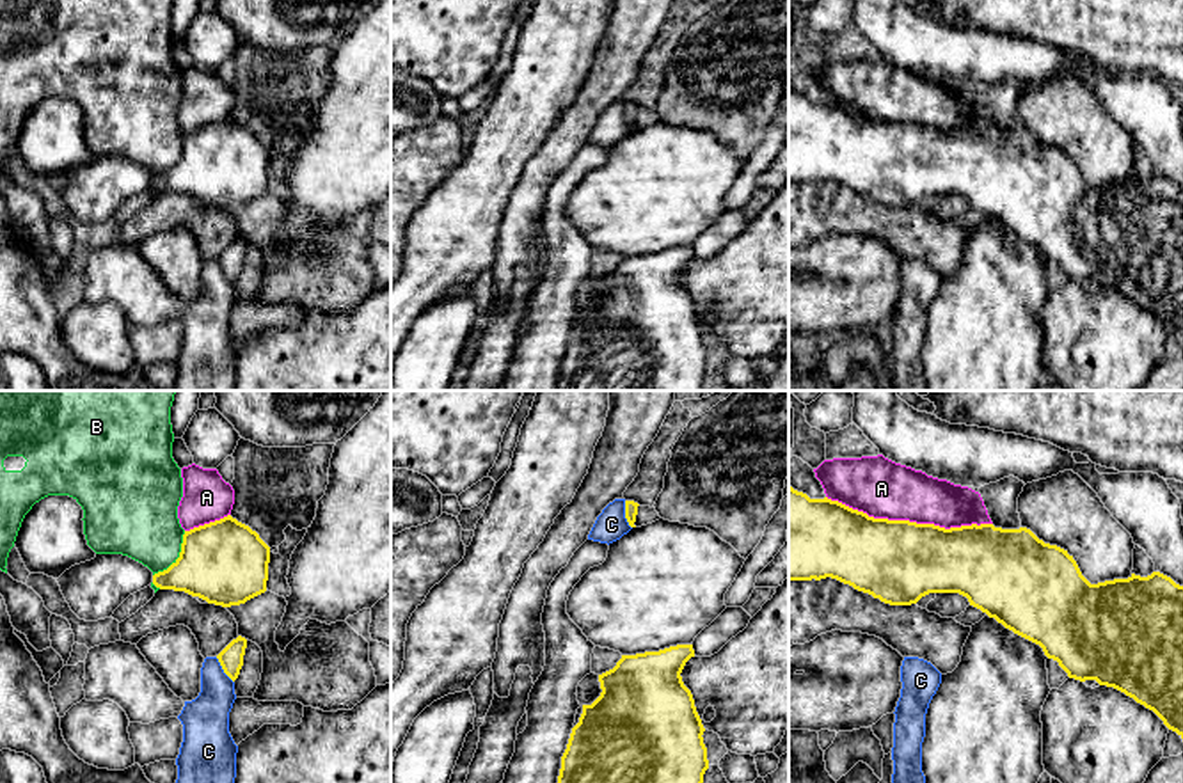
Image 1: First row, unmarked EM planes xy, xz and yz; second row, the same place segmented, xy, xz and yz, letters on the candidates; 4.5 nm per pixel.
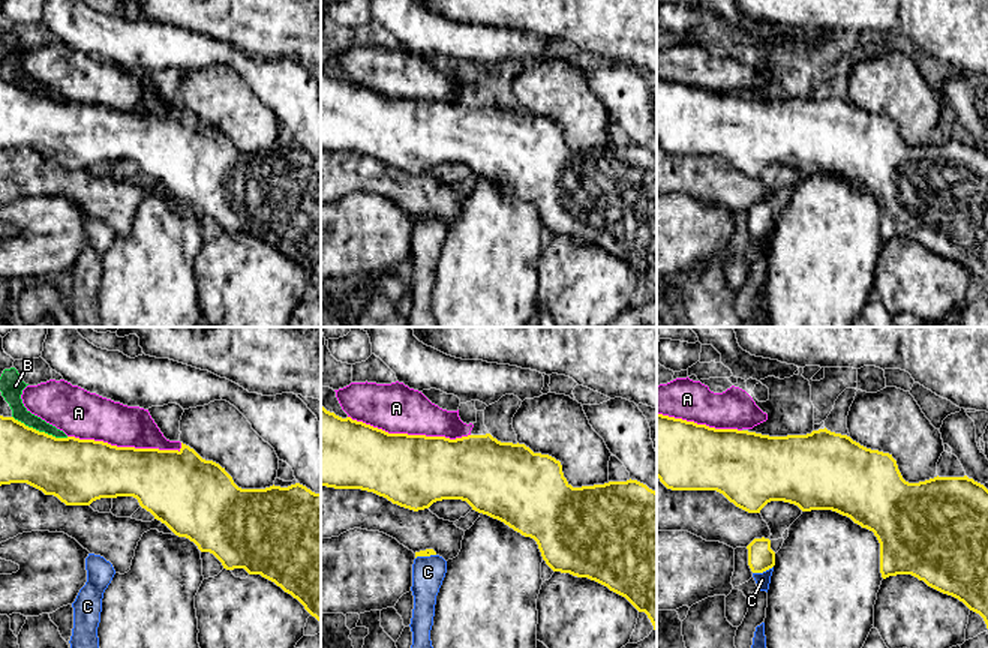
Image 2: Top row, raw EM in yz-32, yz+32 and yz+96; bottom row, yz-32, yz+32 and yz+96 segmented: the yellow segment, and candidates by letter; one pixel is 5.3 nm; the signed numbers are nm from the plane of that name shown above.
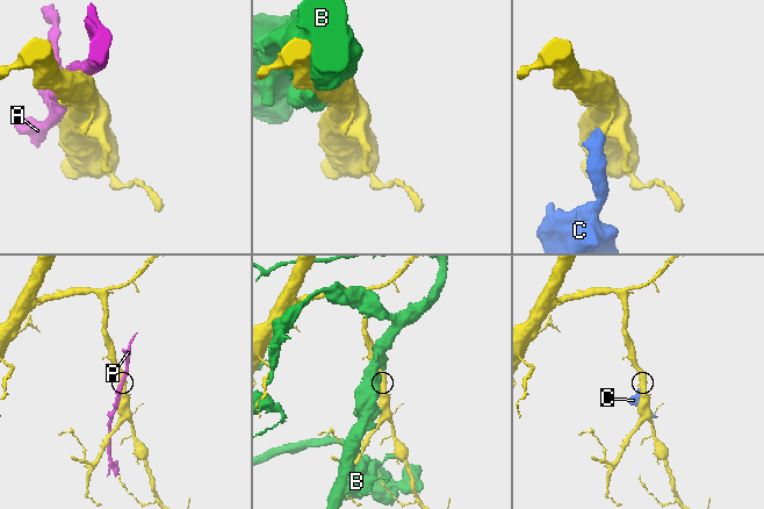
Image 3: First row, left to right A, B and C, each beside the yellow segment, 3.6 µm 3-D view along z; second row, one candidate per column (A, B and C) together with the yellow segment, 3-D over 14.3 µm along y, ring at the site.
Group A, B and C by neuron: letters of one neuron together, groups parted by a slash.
A / B / C

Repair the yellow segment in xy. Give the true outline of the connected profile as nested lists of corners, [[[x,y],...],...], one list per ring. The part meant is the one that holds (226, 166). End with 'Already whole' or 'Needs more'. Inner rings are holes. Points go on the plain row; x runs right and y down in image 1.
[[[227,117],[185,133],[179,160],[153,186],[231,210],[266,194],[268,165],[270,149]]]. Already whole

